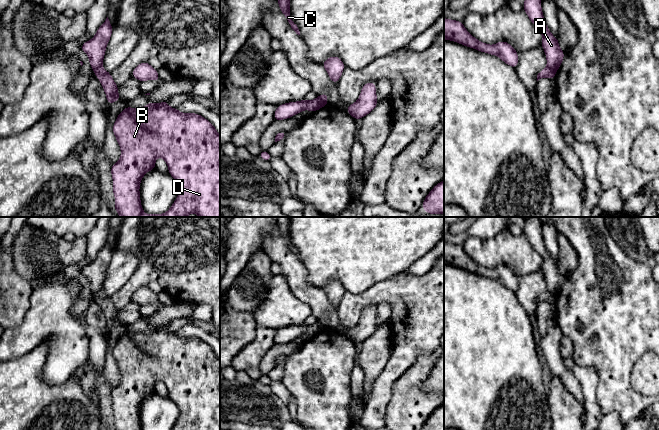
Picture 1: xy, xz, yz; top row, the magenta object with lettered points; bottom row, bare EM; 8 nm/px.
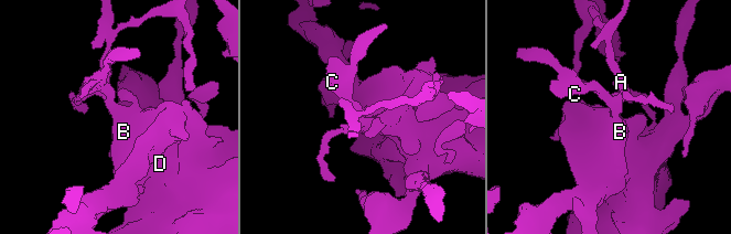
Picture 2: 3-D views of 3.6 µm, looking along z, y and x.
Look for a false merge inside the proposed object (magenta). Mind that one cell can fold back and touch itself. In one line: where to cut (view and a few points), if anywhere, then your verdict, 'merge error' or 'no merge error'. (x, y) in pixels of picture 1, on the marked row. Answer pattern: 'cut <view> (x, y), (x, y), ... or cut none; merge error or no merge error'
cut xy (101, 66), (94, 70); merge error

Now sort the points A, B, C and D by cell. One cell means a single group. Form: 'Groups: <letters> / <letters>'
Groups: A / B C D

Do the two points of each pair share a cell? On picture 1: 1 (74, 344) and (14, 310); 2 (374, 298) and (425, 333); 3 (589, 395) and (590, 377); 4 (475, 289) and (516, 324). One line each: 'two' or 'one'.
1: two
2: one
3: one
4: one

